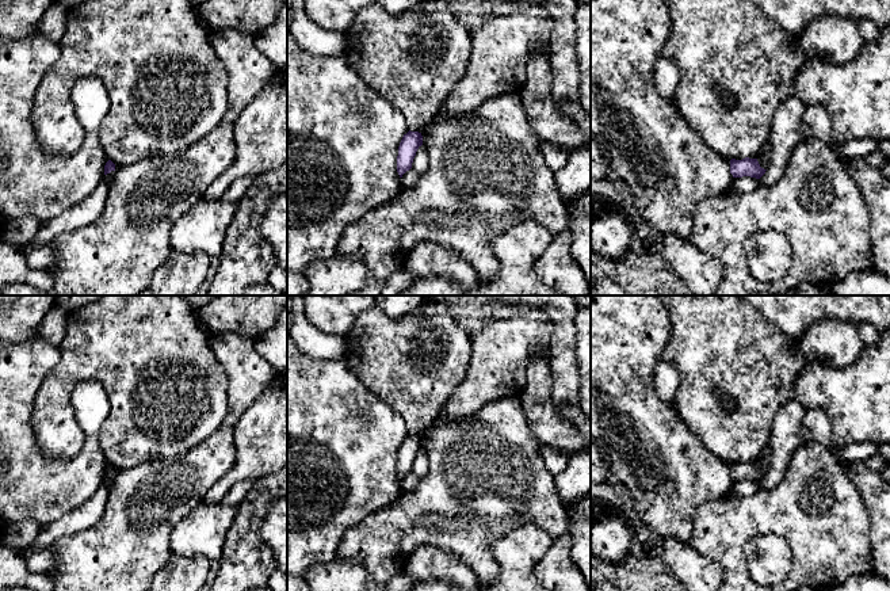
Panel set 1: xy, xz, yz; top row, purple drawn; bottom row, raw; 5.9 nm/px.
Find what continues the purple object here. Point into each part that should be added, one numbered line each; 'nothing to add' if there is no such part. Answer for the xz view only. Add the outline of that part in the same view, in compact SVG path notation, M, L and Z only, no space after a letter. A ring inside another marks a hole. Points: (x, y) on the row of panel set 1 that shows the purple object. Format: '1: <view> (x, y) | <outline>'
nothing to add

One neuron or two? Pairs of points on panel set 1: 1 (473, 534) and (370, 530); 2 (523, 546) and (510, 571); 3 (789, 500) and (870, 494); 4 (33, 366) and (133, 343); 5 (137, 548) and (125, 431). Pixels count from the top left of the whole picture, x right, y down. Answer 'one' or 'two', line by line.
1: one
2: one
3: two
4: two
5: two

